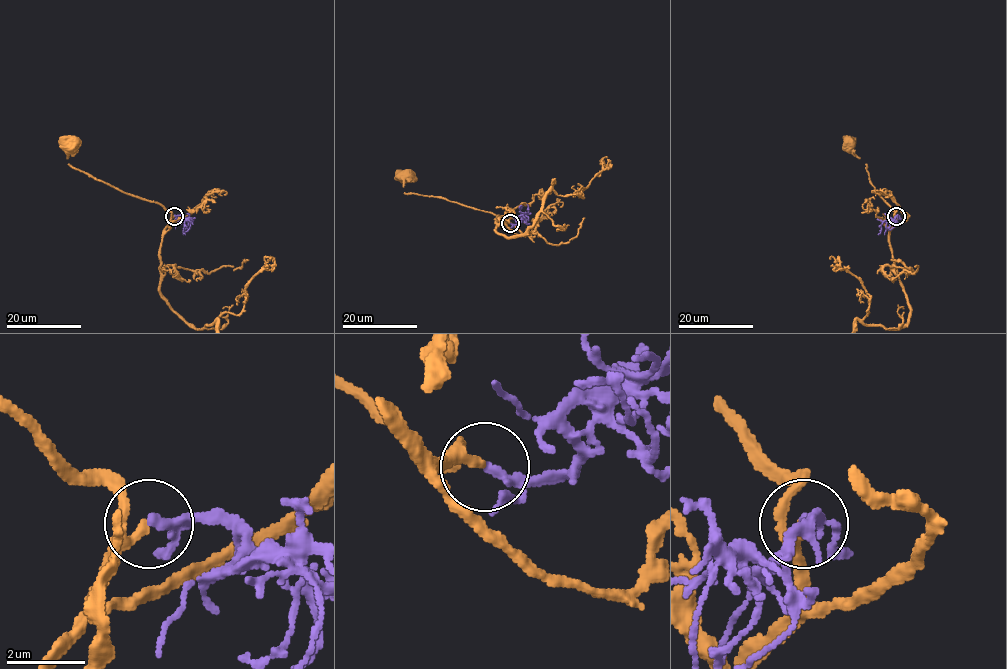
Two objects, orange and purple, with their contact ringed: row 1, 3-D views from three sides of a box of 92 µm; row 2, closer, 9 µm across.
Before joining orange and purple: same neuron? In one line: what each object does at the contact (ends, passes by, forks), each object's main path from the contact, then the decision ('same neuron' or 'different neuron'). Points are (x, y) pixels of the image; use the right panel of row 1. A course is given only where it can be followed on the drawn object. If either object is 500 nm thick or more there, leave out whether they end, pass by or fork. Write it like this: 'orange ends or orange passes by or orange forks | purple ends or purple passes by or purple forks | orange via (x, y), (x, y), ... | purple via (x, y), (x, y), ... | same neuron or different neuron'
orange passes by | purple ends | orange via (896, 215), (871, 184), (866, 165), (849, 144) | purple via (896, 215), (883, 221), (878, 234) | same neuron

